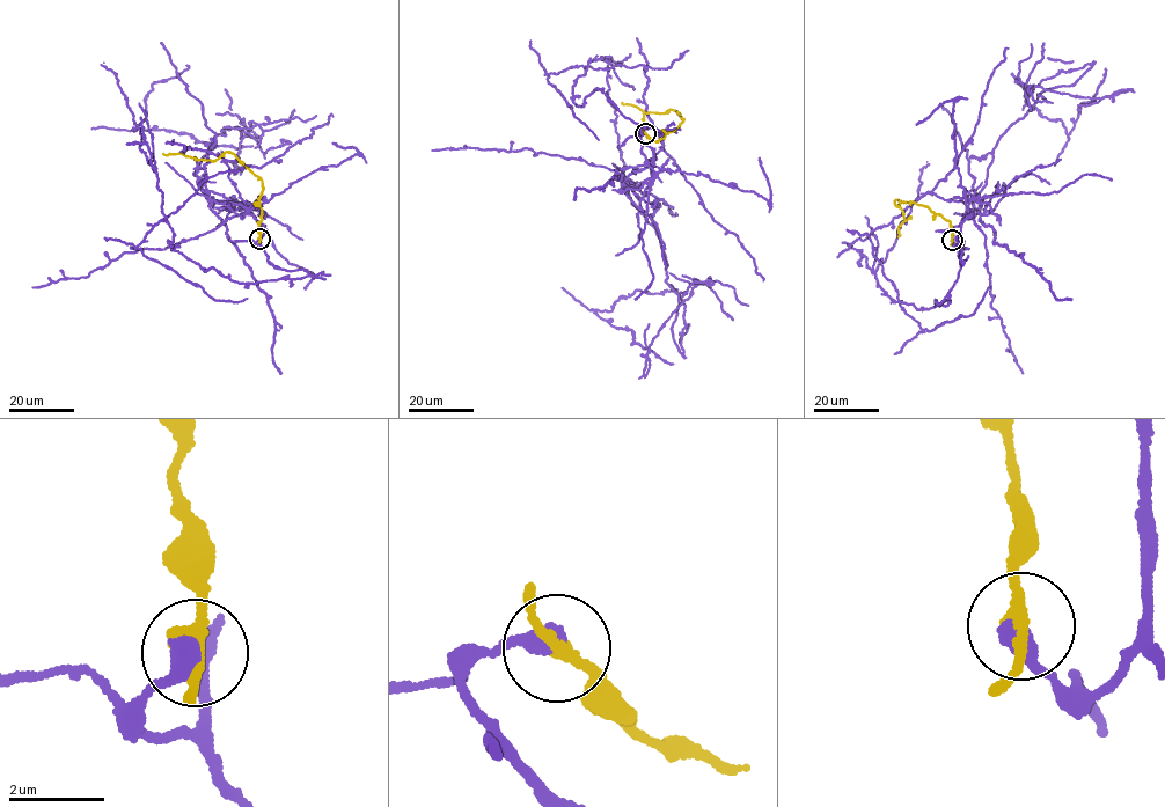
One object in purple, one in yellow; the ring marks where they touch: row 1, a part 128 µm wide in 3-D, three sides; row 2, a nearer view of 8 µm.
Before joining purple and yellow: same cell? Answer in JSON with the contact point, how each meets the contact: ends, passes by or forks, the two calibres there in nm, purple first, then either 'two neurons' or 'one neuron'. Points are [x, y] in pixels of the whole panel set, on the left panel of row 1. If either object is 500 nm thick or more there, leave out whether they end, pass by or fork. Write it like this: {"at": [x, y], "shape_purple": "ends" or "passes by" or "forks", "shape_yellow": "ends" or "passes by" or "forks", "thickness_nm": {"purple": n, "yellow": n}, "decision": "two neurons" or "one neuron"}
{"at": [259, 239], "shape_purple": "ends", "shape_yellow": "passes by", "thickness_nm": {"purple": 480, "yellow": 280}, "decision": "two neurons"}

